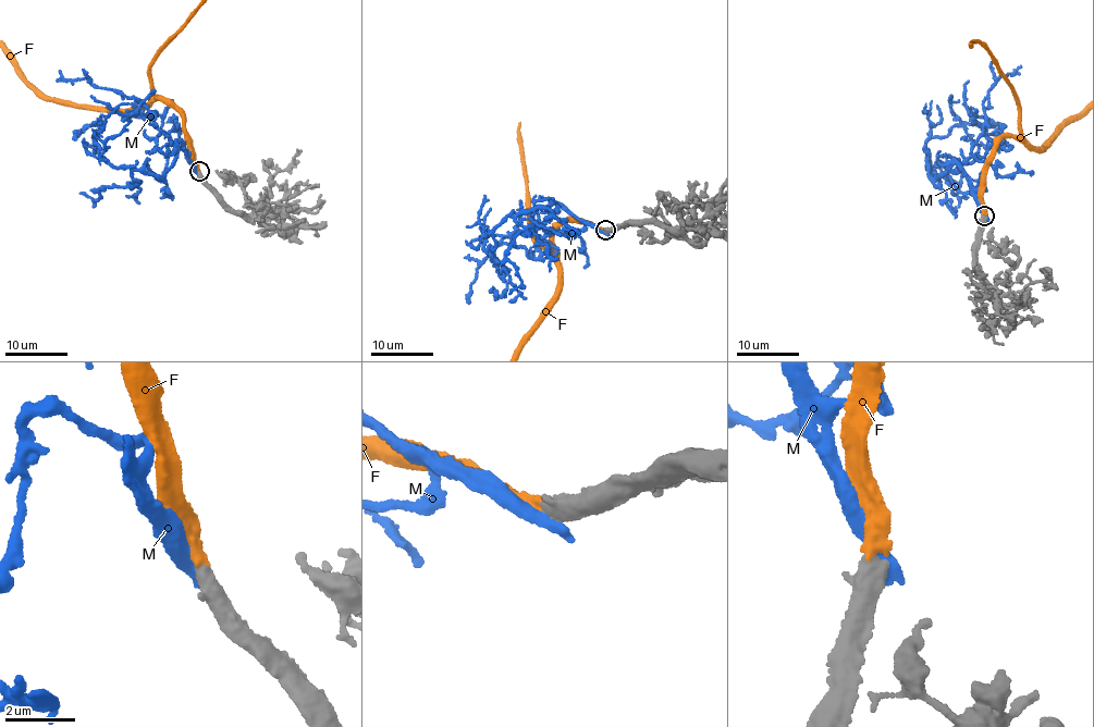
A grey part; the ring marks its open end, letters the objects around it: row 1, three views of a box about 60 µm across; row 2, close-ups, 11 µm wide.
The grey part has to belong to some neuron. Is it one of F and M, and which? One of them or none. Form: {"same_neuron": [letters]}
{"same_neuron": ["F"]}

